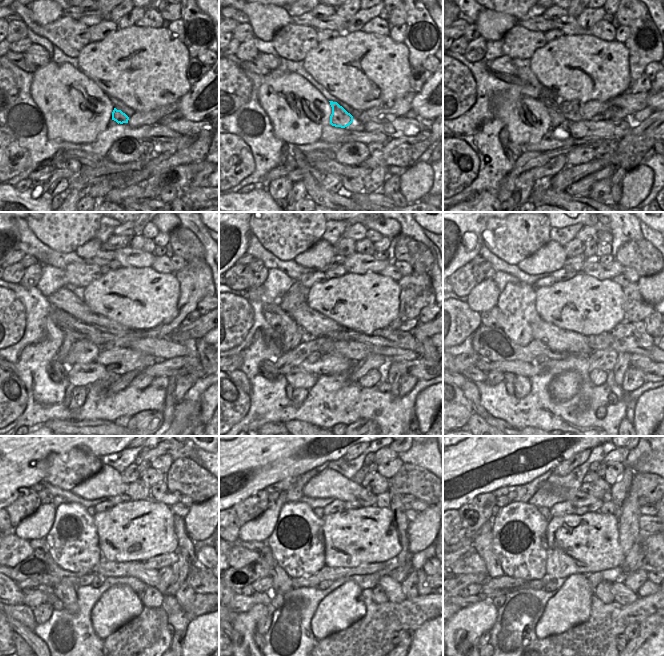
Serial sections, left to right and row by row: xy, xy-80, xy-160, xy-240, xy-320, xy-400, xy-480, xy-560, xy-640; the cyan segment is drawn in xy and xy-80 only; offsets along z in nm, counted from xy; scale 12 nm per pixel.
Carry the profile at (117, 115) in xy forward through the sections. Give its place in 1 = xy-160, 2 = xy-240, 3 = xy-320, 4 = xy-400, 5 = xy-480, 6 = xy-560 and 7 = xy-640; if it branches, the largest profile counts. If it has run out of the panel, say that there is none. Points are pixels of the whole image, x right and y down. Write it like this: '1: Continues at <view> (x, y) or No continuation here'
1: Continues at xy-160 (557, 117)
2: Continues at xy-240 (73, 328)
3: Continues at xy-320 (277, 318)
4: Continues at xy-400 (488, 318)
5: Continues at xy-480 (38, 545)
6: Continues at xy-560 (257, 546)
7: Continues at xy-640 (463, 551)

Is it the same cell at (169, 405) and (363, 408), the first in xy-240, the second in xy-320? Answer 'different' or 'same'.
different

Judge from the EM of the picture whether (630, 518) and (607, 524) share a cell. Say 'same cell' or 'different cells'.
different cells

